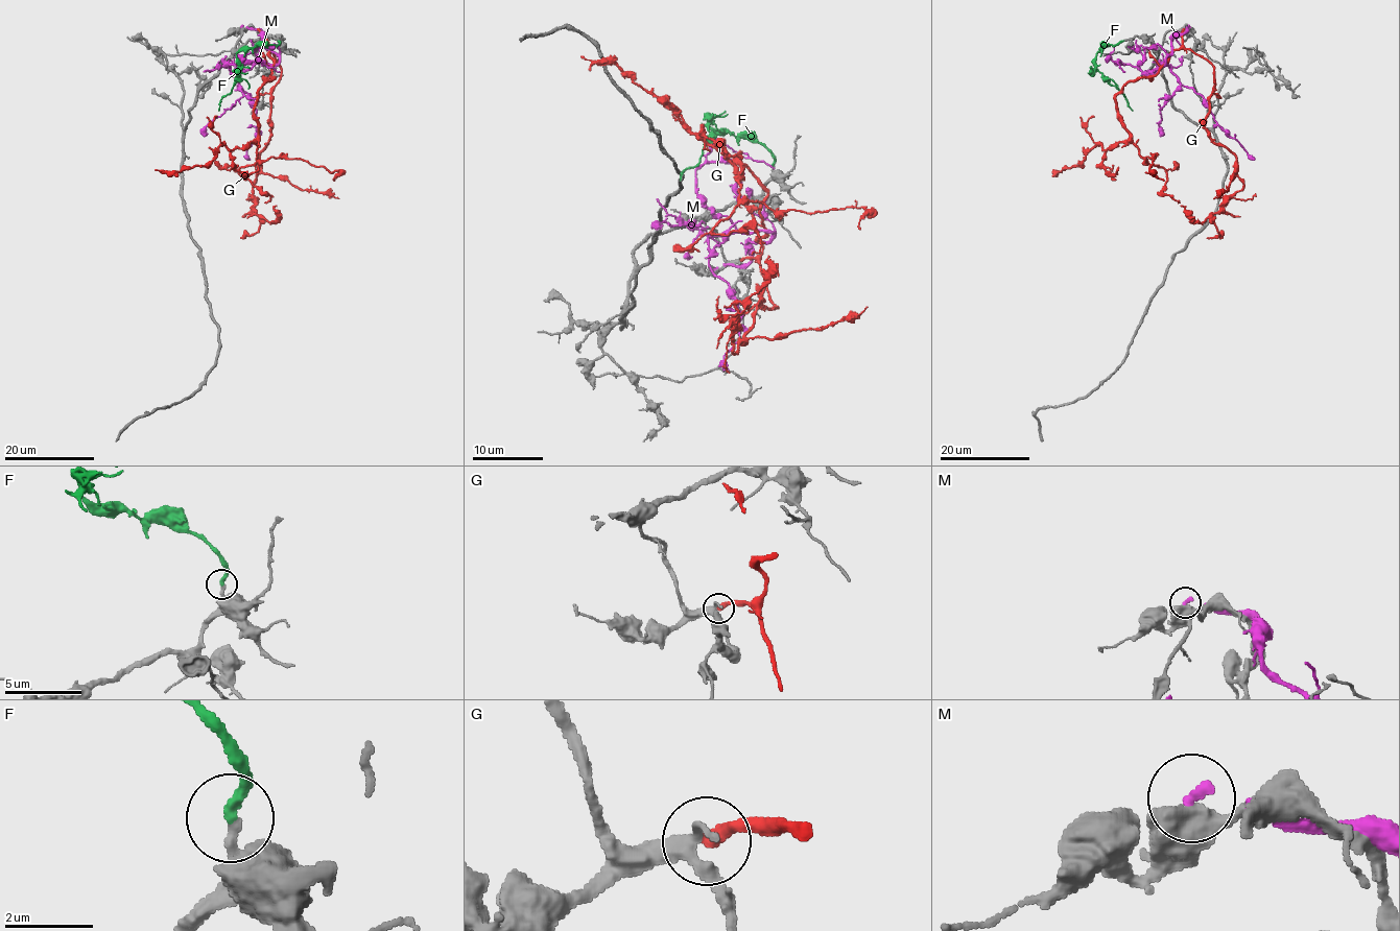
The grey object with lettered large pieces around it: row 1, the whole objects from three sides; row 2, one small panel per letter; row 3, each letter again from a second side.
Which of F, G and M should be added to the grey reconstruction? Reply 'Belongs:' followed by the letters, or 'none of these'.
Belongs: F

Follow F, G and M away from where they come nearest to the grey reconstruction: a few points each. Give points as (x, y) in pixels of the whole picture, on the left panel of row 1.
F: (278, 41), (276, 45), (242, 47), (236, 53), (239, 79), (221, 98), (218, 111)
G: (258, 29), (271, 49), (275, 77), (258, 92), (258, 138), (241, 148), (220, 144), (204, 165), (156, 169)
M: (241, 26), (260, 29), (278, 57), (236, 69), (238, 86), (256, 109), (250, 160)

